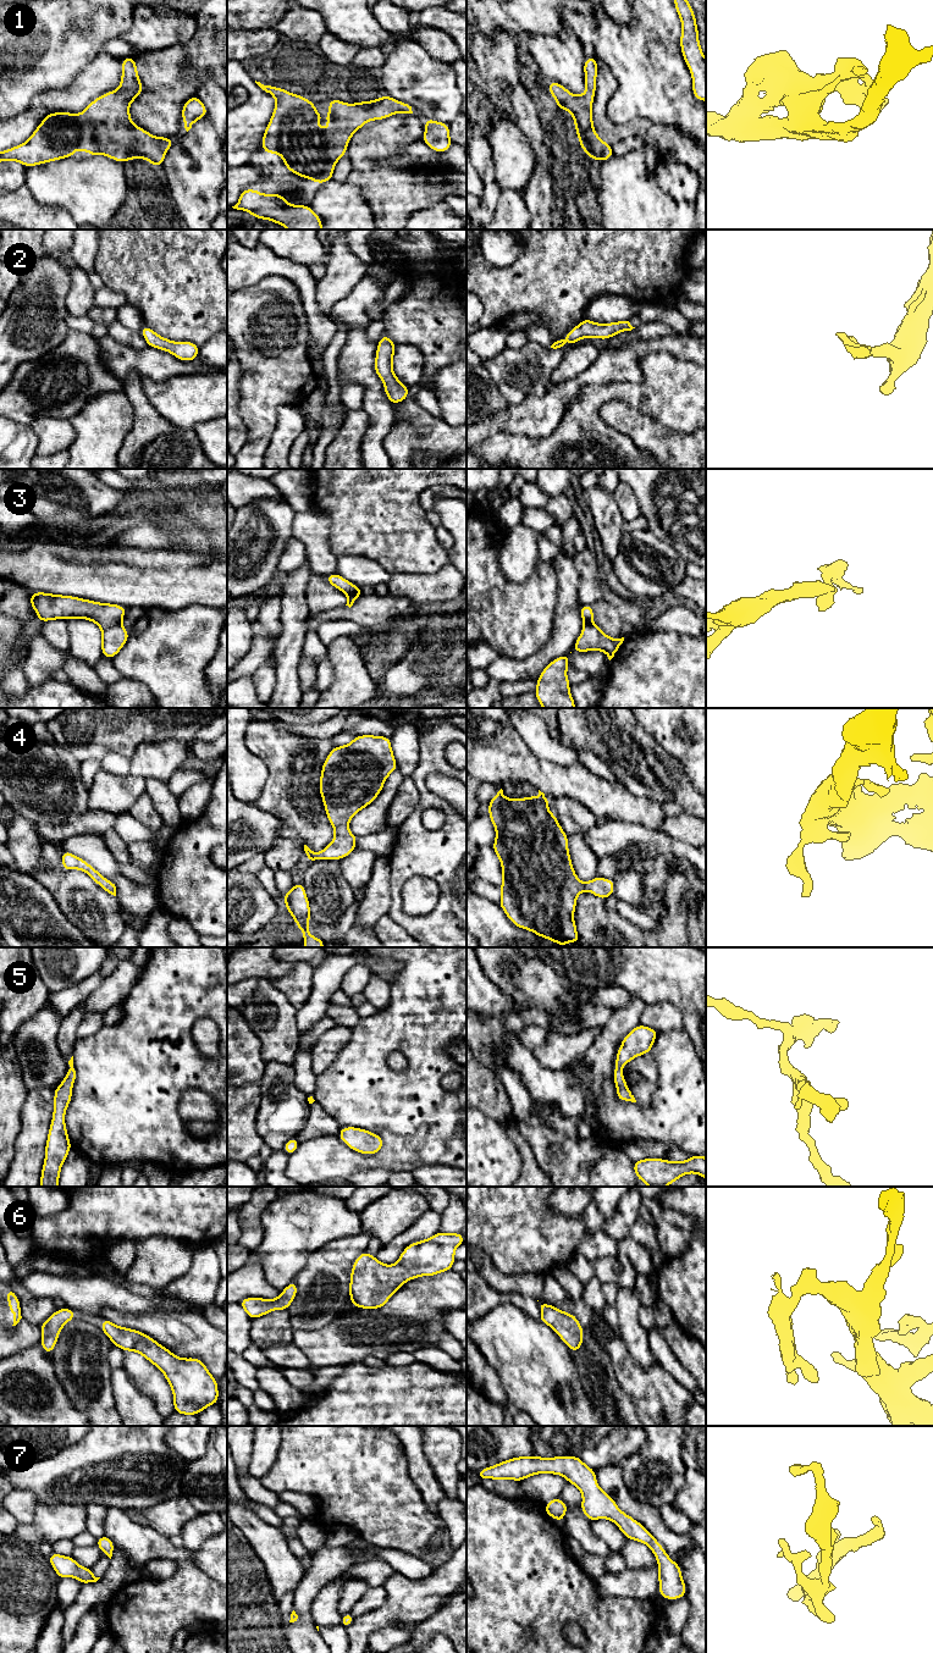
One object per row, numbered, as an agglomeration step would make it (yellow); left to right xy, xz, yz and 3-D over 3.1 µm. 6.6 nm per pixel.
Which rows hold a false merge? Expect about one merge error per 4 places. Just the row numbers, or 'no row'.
3

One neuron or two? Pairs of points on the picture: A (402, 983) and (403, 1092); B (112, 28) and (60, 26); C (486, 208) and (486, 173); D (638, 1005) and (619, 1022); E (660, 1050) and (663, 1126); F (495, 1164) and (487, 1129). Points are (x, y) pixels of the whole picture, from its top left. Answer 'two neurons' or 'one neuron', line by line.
A: one neuron
B: one neuron
C: one neuron
D: one neuron
E: one neuron
F: one neuron

